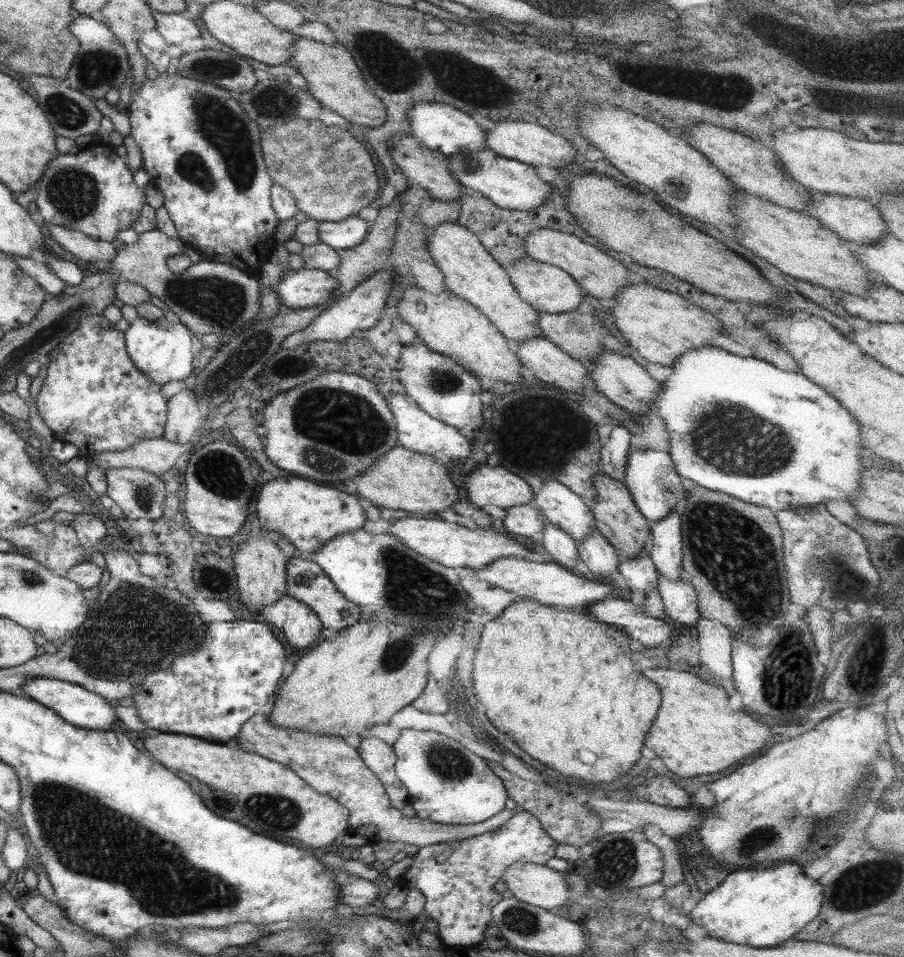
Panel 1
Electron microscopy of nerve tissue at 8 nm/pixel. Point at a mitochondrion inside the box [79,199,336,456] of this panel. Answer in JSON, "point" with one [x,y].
{"point":[220,301]}

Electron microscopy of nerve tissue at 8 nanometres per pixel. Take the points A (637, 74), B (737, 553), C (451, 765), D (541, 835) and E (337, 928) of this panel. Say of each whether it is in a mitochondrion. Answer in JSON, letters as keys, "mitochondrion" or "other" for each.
{"A":"other","B":"mitochondrion","C":"mitochondrion","D":"other","E":"other"}

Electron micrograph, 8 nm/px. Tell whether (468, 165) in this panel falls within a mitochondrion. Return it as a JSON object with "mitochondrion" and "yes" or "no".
{"mitochondrion":"yes"}

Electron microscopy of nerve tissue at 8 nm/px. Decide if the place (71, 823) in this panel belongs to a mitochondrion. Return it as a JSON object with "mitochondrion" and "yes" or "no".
{"mitochondrion":"yes"}

